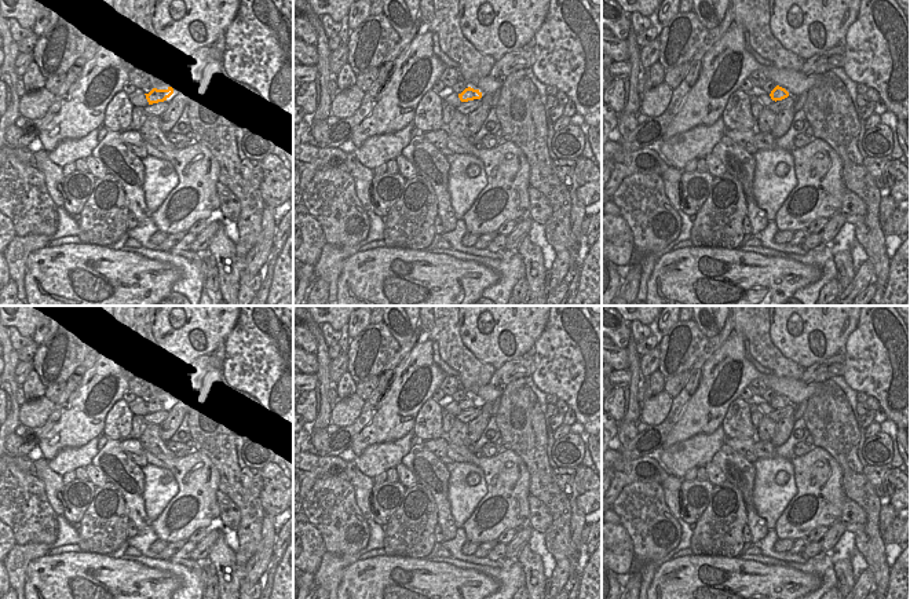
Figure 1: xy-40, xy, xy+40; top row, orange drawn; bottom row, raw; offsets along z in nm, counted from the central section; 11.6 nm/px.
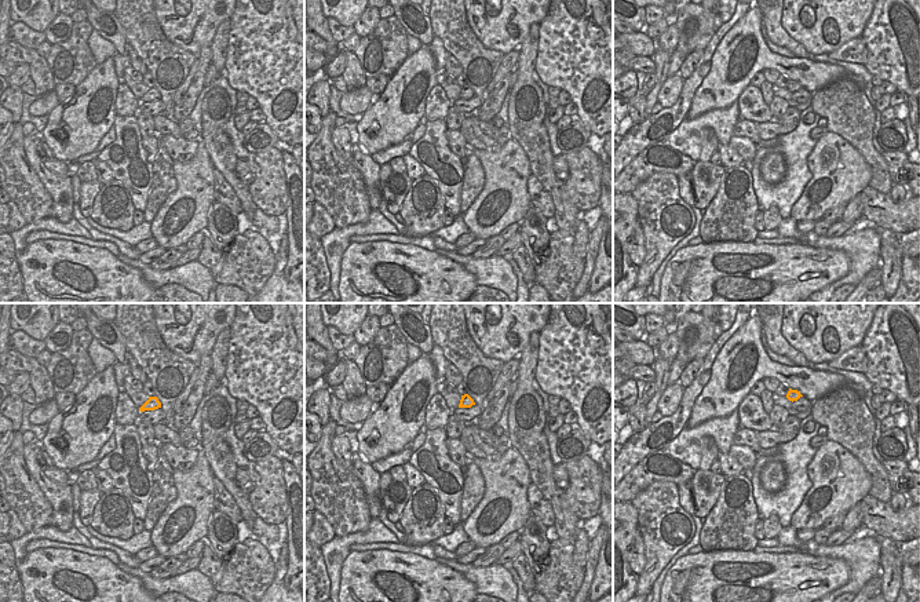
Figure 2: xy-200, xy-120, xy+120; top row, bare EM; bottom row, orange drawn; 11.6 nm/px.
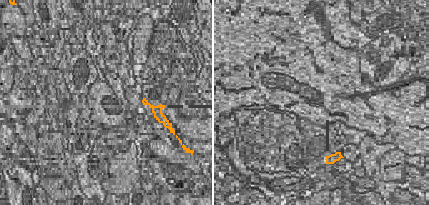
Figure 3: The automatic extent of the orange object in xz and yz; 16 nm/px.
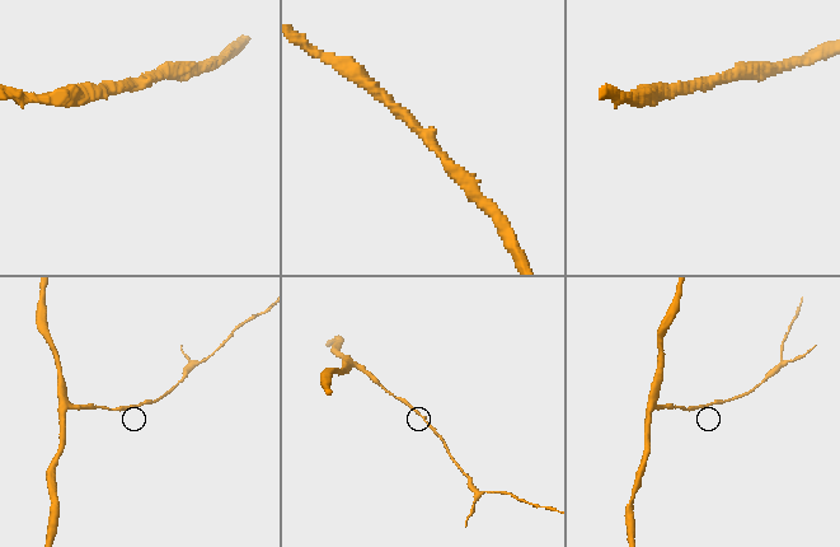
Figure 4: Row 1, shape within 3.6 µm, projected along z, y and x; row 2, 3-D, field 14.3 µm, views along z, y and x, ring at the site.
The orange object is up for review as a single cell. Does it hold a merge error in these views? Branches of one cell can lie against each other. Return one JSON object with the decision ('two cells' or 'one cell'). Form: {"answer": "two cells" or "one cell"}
{"answer": "one cell"}

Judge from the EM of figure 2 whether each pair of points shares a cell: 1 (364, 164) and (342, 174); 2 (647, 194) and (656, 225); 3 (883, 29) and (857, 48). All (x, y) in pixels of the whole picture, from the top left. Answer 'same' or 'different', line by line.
1: different
2: same
3: different

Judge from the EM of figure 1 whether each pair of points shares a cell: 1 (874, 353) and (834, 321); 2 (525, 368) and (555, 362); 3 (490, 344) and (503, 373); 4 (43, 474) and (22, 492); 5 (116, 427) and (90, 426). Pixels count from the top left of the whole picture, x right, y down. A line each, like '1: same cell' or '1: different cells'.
1: different cells
2: different cells
3: different cells
4: different cells
5: different cells

